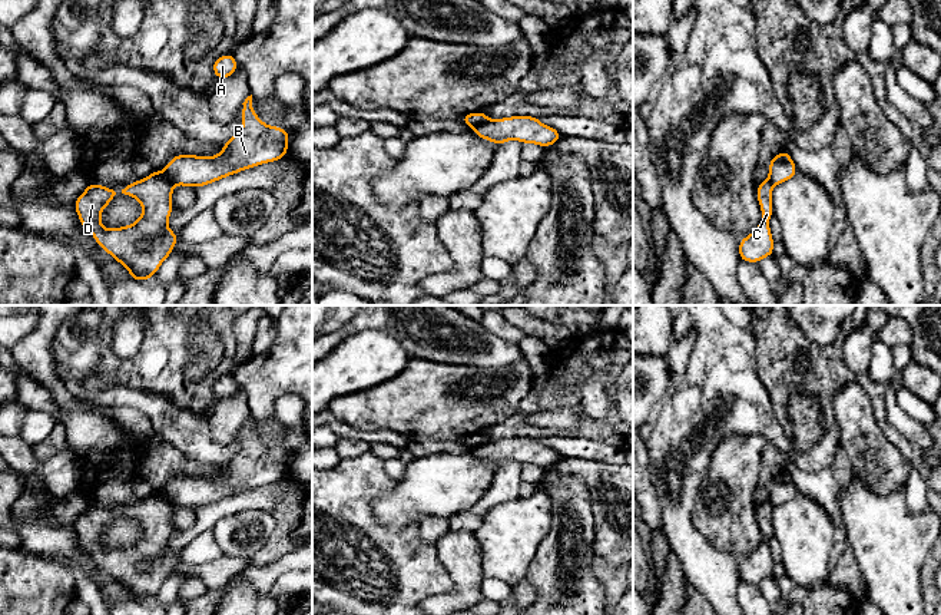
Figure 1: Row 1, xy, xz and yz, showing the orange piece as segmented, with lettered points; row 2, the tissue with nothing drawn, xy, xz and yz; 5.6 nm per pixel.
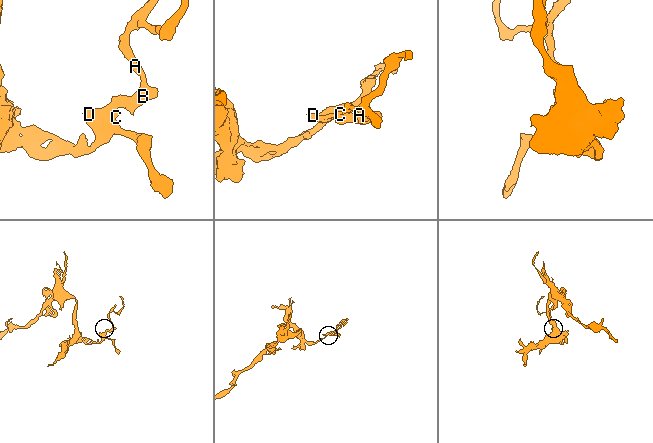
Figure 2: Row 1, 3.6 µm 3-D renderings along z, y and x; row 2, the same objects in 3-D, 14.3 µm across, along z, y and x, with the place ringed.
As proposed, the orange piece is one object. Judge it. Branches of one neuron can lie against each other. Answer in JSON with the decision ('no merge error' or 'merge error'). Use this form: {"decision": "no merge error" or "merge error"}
{"decision": "merge error"}

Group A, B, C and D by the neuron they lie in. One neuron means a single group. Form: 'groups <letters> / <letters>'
groups A B / C D

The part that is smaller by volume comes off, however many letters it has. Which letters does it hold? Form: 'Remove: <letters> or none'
Remove: A, B

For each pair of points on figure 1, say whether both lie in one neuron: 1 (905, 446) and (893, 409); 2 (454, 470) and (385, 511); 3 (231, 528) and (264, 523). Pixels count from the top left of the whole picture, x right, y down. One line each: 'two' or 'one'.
1: two
2: one
3: one

